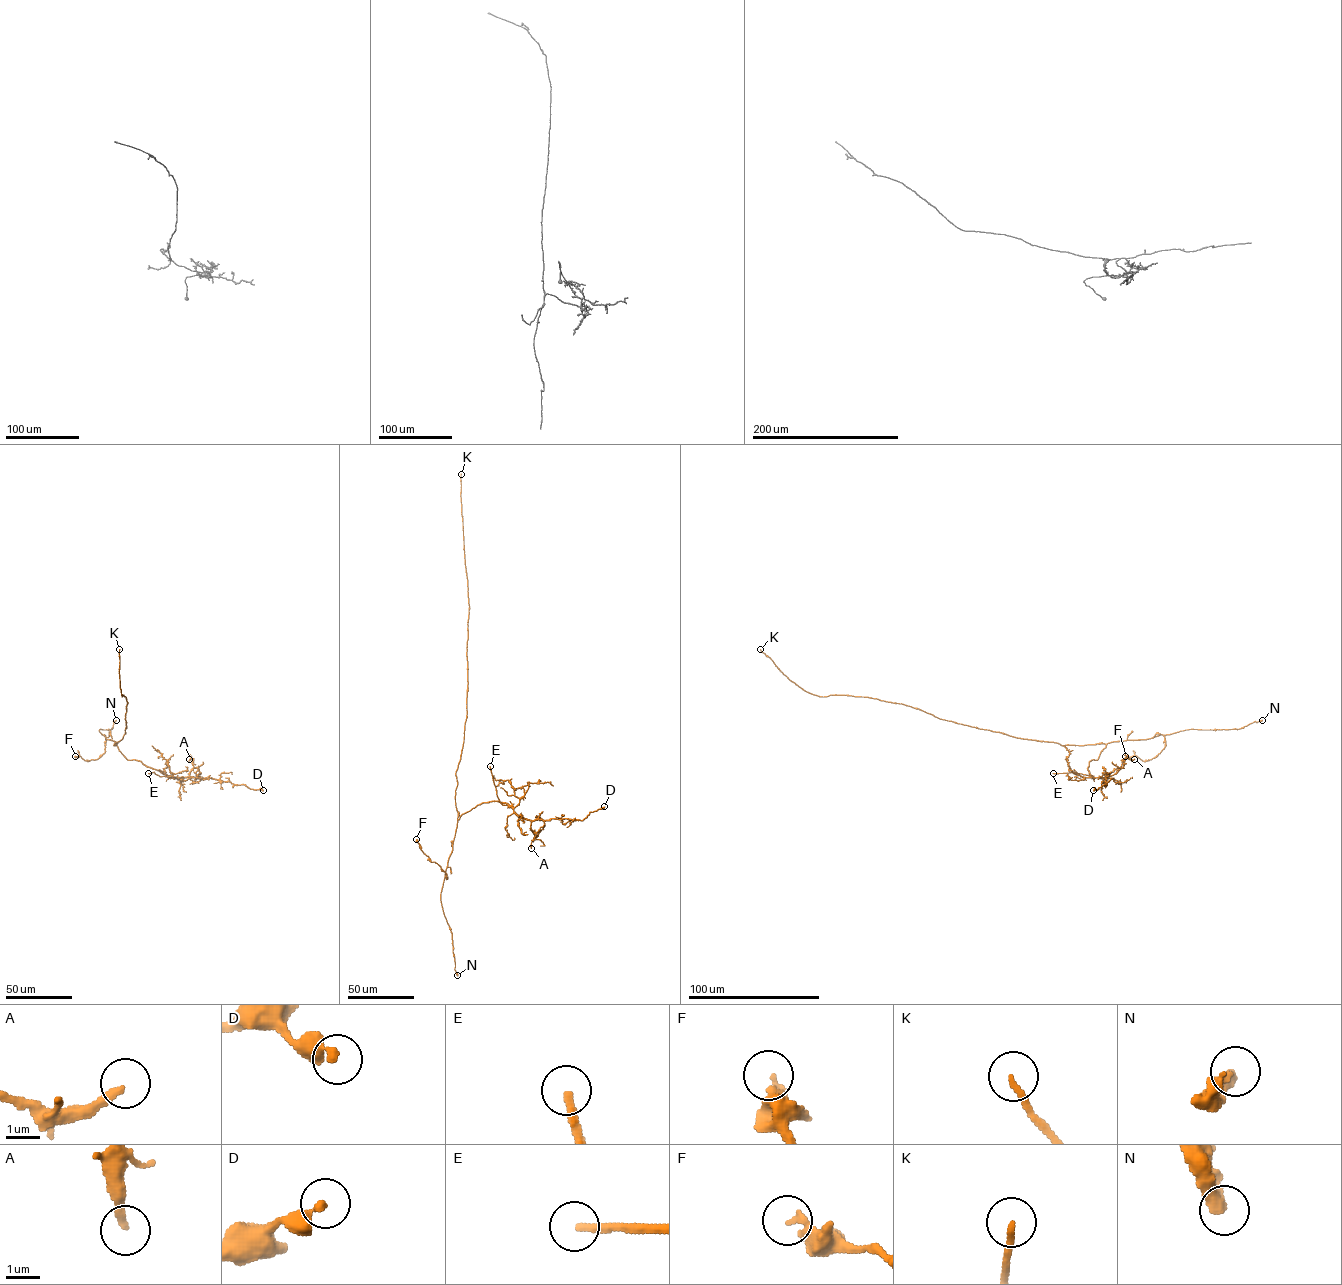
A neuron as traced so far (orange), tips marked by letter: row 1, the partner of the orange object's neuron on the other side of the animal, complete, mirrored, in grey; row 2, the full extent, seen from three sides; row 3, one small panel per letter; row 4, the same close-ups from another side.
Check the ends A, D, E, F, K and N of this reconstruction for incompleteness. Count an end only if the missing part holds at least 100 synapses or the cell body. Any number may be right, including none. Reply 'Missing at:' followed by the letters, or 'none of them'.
Missing at: E, K

